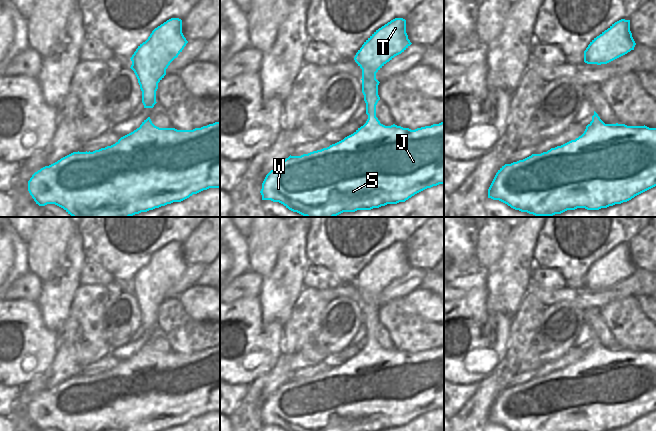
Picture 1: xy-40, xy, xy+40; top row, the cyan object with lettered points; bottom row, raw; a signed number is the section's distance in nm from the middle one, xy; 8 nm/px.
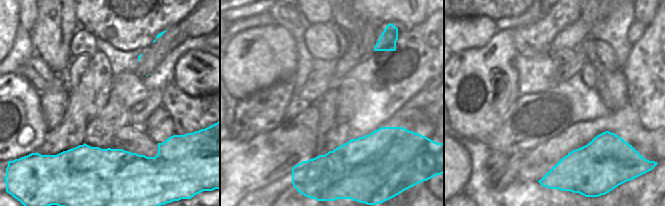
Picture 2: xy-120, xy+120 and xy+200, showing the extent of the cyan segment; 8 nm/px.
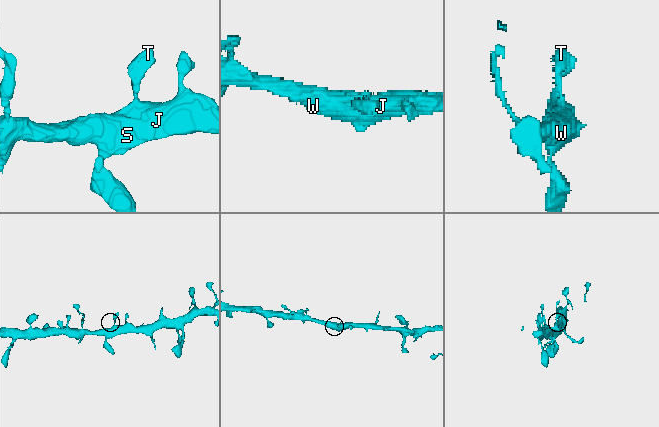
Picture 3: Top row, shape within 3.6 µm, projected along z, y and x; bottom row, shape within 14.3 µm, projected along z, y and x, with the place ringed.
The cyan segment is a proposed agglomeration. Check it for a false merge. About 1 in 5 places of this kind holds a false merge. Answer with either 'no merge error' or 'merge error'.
no merge error

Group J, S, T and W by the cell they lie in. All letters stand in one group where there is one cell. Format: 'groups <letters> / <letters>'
groups J S T W

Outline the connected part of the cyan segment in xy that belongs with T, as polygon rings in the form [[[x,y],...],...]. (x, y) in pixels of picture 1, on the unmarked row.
[[[395,242],[376,254],[356,277],[354,284],[362,293],[362,317],[366,327],[366,347],[353,358],[327,372],[301,380],[289,380],[265,401],[260,415],[262,424],[279,426],[286,431],[381,431],[405,426],[415,418],[444,408],[444,345],[411,354],[395,348],[385,350],[376,341],[379,305],[376,297],[412,267],[406,257],[406,244]]]

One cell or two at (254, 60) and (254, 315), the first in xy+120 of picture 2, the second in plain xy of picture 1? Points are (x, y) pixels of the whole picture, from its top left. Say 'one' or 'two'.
one

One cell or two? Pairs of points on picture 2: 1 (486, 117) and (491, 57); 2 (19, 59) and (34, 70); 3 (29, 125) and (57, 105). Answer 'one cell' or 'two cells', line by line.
1: one cell
2: two cells
3: two cells

